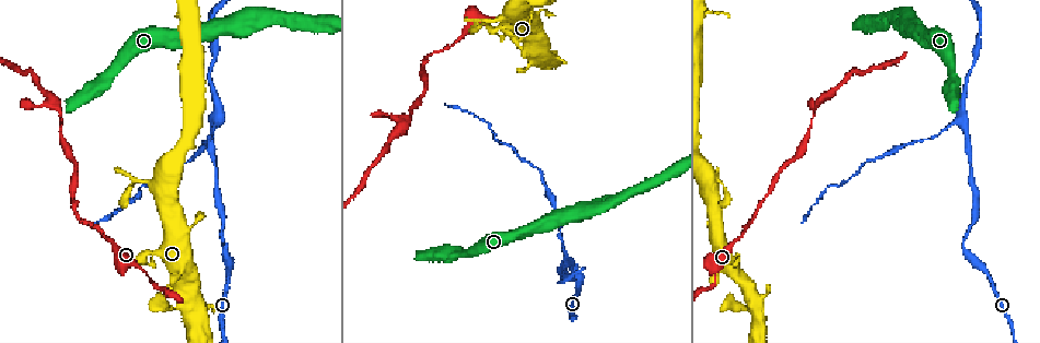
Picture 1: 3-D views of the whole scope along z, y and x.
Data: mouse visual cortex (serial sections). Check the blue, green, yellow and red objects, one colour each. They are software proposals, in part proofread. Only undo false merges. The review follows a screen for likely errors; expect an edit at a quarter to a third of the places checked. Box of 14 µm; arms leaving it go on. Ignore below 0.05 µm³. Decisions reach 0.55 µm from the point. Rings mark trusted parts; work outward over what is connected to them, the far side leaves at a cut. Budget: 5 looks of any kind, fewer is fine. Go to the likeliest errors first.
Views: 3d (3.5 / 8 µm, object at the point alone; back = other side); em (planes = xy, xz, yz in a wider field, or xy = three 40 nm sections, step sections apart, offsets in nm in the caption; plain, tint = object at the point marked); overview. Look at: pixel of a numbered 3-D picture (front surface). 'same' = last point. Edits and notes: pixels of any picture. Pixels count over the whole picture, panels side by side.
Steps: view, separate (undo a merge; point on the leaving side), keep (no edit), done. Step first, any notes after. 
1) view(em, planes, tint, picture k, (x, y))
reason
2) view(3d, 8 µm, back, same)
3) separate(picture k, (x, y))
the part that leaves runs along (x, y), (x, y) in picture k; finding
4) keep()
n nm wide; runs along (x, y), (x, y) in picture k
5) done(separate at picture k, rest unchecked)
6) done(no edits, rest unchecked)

view(3d, 3.5 µm, picture 1, (814, 112))

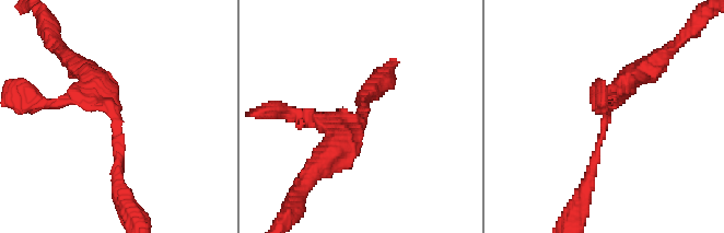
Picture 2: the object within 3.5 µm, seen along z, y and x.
keep()
runs along (591, 175), (607, 112), (652, 65) in picture 2; all the same cell

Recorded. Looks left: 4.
view(3d, 8 µm, picture 1, (214, 123))

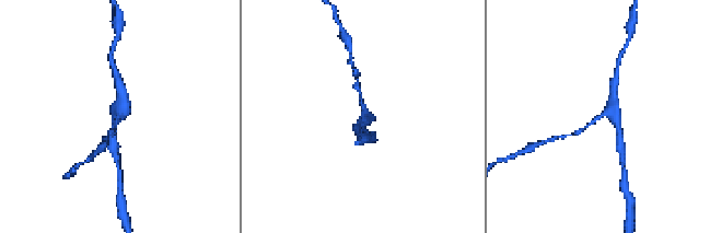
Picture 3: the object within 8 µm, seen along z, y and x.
view(3d, 3.5 µm, picture 3, (612, 114))

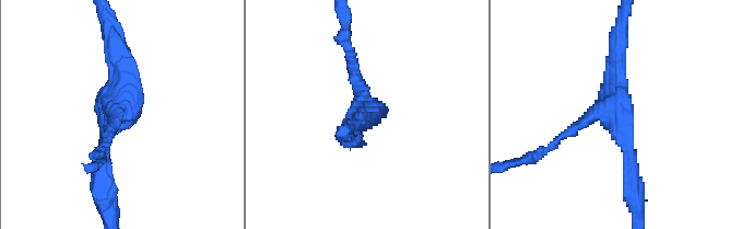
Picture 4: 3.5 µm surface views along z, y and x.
view(em, xy, step 5, tint, picture 4, (610, 111))
now the EM

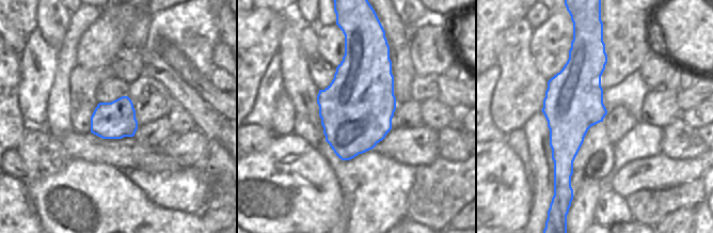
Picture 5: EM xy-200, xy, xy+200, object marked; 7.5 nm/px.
keep()
arms of 150, 200, 300 nm; runs along (630, 181), (610, 113), (619, 43) in picture 4; all the same cell

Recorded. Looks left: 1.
done(no edits, rest unchecked)

